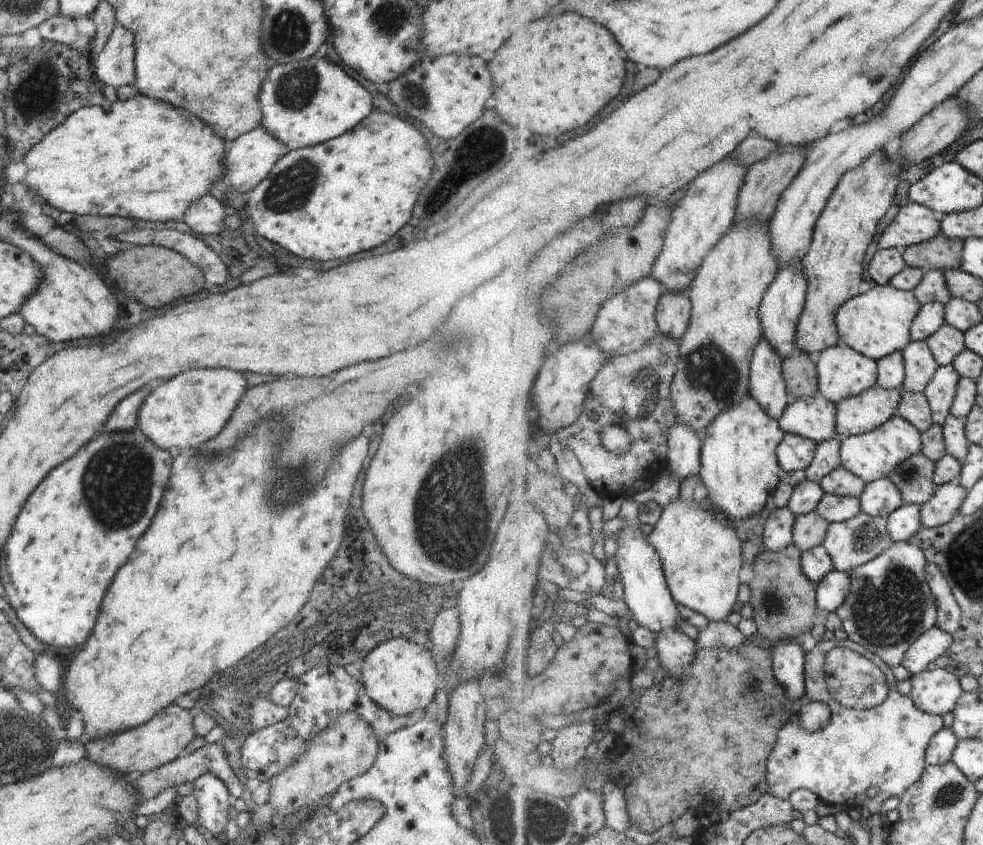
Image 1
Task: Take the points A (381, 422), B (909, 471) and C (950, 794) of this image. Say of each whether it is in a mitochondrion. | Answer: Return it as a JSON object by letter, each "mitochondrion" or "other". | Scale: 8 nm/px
{"A":"other","B":"mitochondrion","C":"mitochondrion"}

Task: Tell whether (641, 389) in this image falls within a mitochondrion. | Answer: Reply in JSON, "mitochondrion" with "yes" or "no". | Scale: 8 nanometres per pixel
{"mitochondrion":"yes"}

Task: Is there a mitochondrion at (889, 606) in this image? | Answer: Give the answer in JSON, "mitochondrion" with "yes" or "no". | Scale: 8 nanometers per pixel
{"mitochondrion":"yes"}

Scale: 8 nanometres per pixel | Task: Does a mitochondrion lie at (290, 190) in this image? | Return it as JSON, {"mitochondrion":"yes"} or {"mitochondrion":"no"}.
{"mitochondrion":"yes"}

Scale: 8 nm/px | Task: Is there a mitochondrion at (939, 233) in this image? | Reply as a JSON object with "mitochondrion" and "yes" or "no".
{"mitochondrion":"no"}

